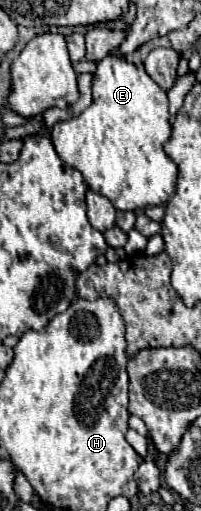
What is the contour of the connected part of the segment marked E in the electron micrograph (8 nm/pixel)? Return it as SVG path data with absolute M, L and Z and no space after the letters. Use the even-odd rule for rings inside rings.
M110 54L96 64L96 72L92 76L92 104L80 116L54 124L50 138L58 156L68 166L82 172L90 190L106 196L116 210L142 210L146 206L166 204L174 194L178 168L162 150L172 132L168 118L166 92L150 80L144 68L138 68L122 56Z

